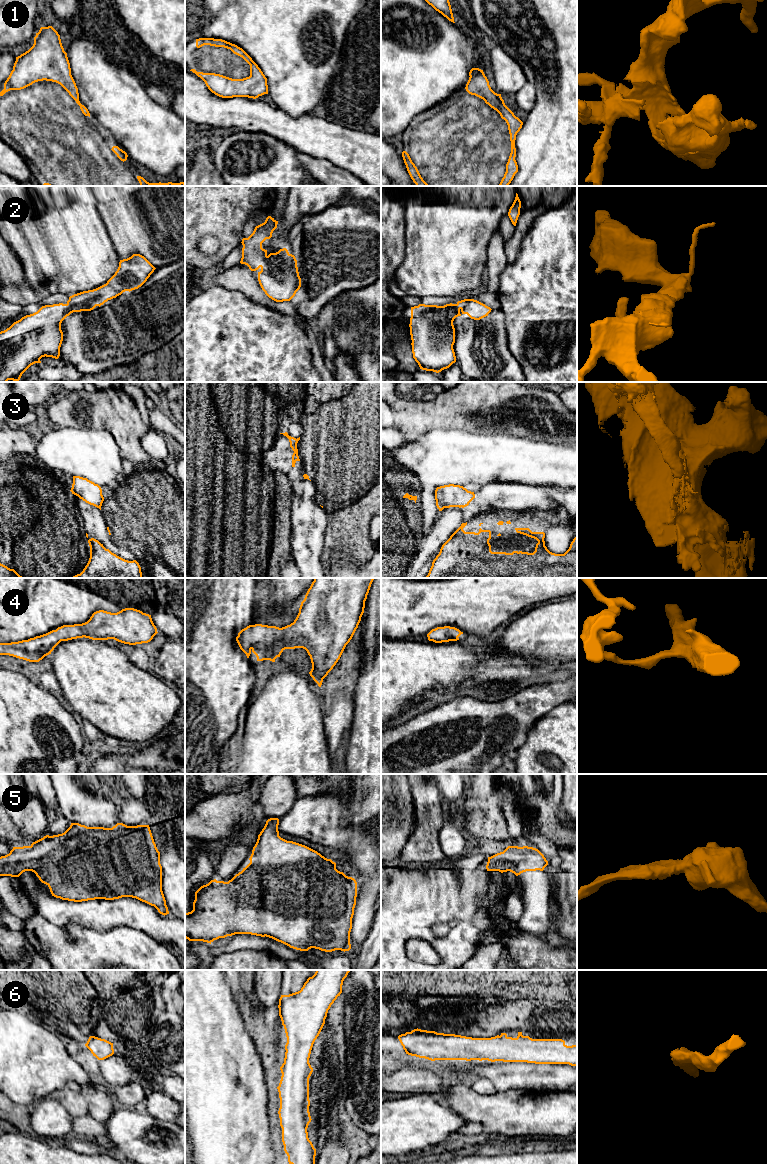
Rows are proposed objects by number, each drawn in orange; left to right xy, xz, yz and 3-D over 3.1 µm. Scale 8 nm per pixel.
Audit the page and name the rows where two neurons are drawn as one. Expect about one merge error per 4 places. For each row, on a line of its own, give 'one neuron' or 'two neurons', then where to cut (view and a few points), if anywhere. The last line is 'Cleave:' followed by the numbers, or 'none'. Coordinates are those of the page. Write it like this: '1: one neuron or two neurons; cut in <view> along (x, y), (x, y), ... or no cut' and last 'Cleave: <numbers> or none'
1: one neuron; no cut
2: one neuron; no cut
3: two neurons; cut in yz along (450, 506), (444, 506), (439, 509)
4: one neuron; no cut
5: one neuron; no cut
6: one neuron; no cut
Cleave: 3

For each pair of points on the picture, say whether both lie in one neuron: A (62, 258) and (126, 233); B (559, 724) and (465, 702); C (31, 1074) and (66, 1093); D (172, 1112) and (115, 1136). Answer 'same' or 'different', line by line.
A: different
B: different
C: different
D: different

